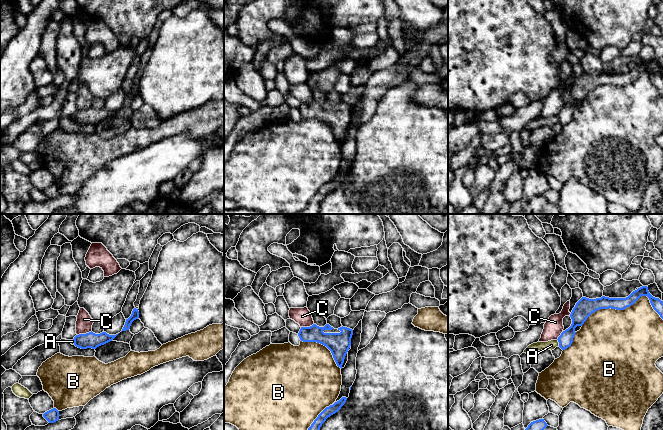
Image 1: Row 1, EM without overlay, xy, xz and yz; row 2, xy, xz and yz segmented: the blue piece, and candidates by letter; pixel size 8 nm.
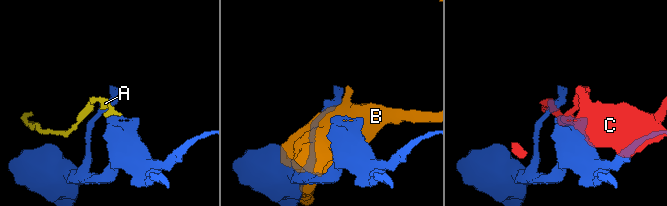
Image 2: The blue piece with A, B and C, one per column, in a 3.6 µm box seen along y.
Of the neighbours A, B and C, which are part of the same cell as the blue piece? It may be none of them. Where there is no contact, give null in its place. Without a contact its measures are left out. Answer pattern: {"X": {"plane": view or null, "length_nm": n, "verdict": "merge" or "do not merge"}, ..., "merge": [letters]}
{"A": {"plane": "yz", "length_nm": 60, "verdict": "do not merge"}, "B": {"plane": "yz", "length_nm": 650, "verdict": "do not merge"}, "C": {"plane": "xy", "length_nm": 130, "verdict": "do not merge"}, "merge": []}

